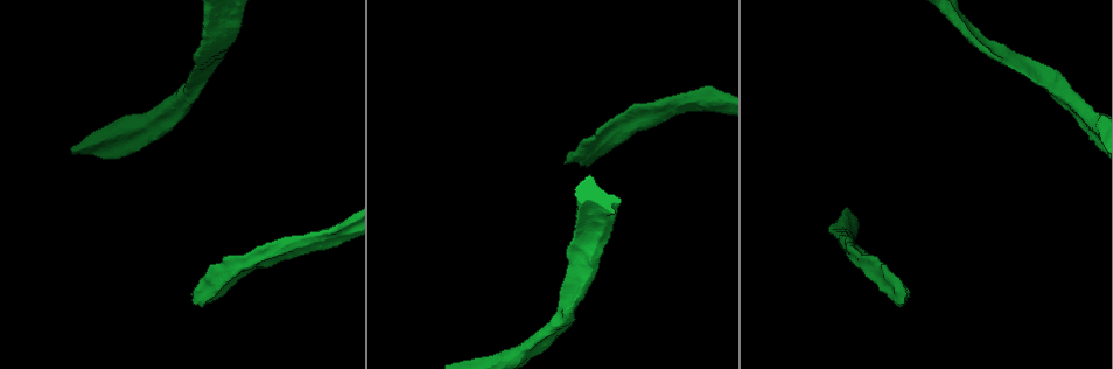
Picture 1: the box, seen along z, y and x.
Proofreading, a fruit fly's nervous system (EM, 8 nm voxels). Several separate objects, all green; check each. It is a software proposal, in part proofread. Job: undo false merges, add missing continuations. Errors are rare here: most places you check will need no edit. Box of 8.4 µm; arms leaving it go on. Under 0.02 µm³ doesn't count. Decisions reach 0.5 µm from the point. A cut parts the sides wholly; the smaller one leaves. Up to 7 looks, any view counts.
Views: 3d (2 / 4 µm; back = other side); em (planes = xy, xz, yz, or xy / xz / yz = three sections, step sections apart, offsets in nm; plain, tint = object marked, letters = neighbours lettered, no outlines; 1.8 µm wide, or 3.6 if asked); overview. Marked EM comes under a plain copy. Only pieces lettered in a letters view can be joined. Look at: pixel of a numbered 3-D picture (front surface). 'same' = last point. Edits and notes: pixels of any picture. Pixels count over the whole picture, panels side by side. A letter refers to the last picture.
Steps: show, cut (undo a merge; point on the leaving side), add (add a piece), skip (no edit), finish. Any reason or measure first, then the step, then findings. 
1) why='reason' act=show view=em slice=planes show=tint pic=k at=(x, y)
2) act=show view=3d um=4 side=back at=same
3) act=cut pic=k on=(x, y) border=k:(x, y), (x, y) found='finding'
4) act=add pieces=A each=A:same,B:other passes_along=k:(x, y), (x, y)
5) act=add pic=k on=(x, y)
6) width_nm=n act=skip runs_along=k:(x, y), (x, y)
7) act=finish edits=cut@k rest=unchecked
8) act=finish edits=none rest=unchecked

why='an open end' act=show view=em slice=planes show=letters pic=1 at=(654, 126)

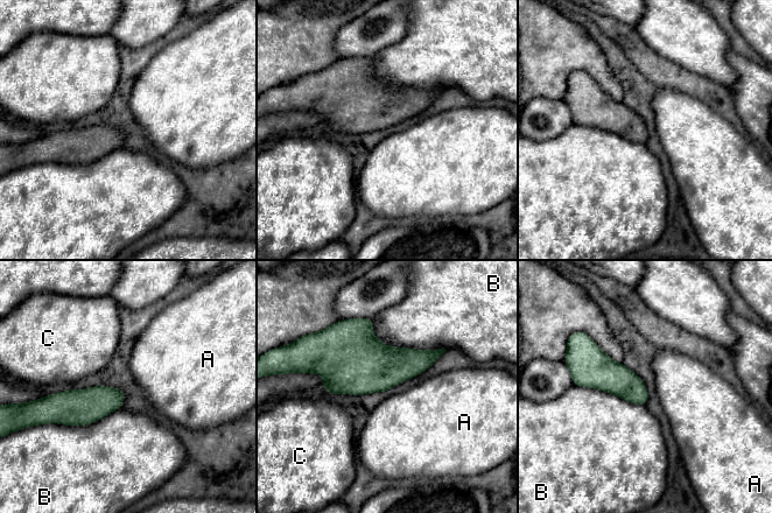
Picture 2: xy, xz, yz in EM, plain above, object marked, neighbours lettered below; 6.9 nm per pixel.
act=skip each=A:other,B:other,C:other border=2:(370, 318), (384, 344), (446, 350) found='no lettered piece goes on from it'

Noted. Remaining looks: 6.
why='three arms meet' act=show view=em slice=planes show=letters pic=1 at=(222, 45)

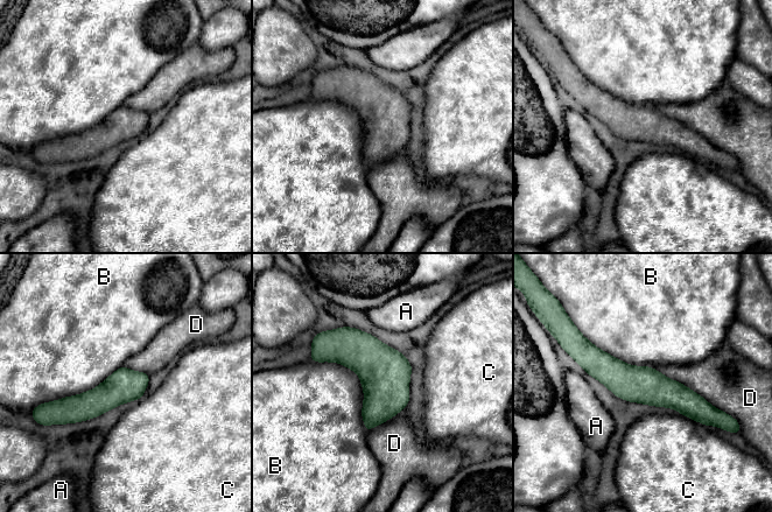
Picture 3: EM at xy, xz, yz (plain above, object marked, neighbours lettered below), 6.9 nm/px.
act=skip each=A:other,B:other,C:other,D:other found='continuous, no second cell'

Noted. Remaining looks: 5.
why='stops while still wide' act=show view=em um=3.6 slice=planes show=letters pic=1 at=(551, 336)

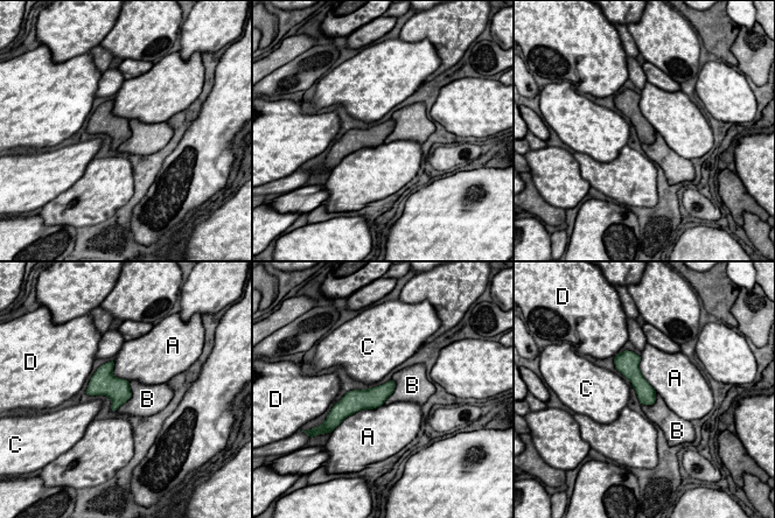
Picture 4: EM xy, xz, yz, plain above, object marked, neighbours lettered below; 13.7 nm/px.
width_nm=260 act=skip each=A:other,B:other,C:other,D:other border=4:(130, 382), (131, 396), (117, 411) found='none of them fits'

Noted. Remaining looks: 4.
act=finish edits=none rest=unchecked

